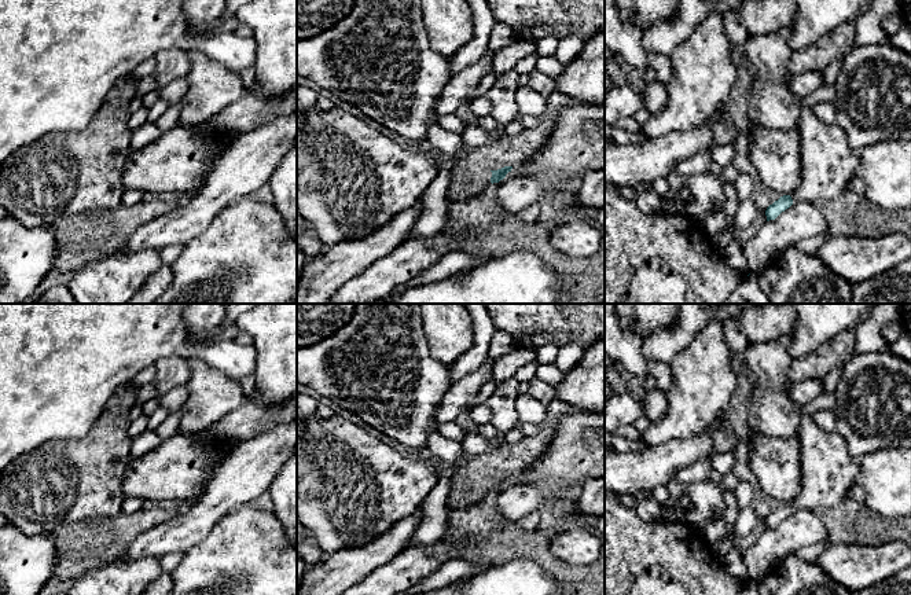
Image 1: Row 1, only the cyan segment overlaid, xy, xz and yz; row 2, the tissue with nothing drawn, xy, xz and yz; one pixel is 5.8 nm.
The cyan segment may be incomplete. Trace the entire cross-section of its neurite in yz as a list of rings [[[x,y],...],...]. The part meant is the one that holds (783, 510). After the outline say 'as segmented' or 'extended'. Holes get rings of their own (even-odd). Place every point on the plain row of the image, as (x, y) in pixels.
[[[805,415],[796,436],[801,448],[801,488],[791,504],[783,503],[767,515],[767,529],[794,510],[820,511],[837,506],[859,480],[855,459],[838,431],[822,430],[811,415]]]; extended

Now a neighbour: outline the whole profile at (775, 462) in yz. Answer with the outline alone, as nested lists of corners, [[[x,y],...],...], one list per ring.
[[[749,434],[749,467],[760,488],[780,504],[793,503],[801,488],[801,448],[797,436]]]

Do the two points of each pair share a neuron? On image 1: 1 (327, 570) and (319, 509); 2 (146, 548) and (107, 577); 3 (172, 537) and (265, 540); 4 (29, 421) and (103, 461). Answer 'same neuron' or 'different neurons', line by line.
1: different neurons
2: different neurons
3: different neurons
4: different neurons

